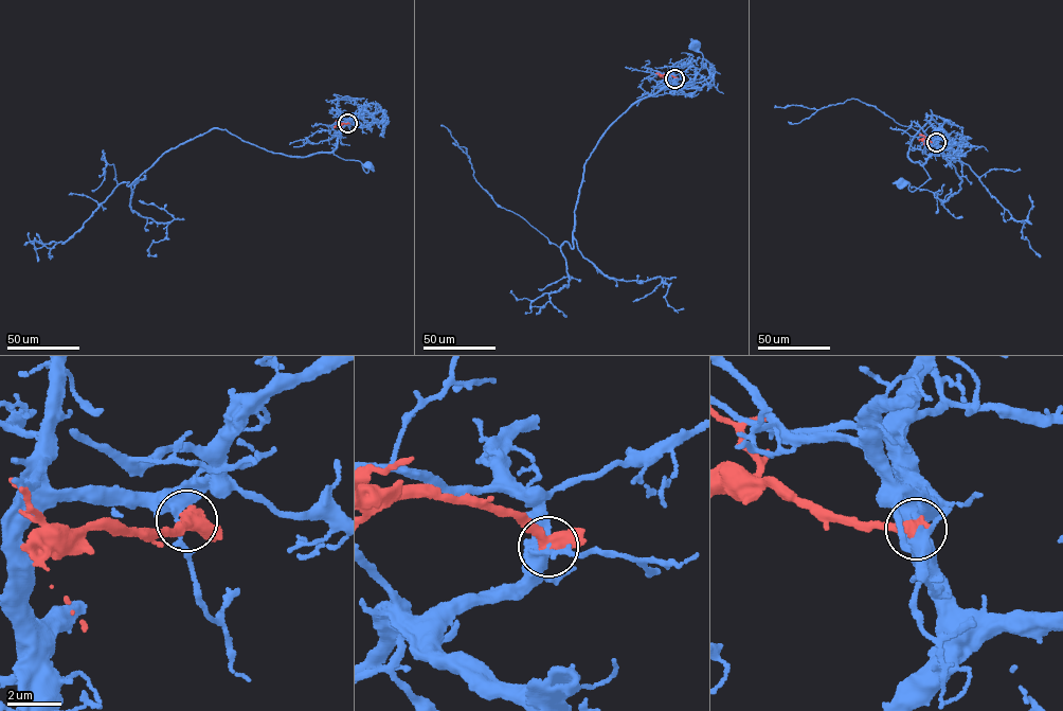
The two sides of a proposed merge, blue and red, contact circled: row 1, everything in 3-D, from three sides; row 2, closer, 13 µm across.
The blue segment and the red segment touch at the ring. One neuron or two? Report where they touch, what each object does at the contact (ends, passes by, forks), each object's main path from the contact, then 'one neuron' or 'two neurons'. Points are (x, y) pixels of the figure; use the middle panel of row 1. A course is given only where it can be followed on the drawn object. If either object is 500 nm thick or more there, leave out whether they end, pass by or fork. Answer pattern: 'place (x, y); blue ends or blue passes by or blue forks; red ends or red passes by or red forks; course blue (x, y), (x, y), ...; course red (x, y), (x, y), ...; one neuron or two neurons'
place (674, 78); blue passes by; red passes by; course blue (676, 78), (669, 84), (674, 86), (676, 82), (692, 81), (699, 72), (703, 55), (692, 45); course red (674, 77), (659, 74); two neurons

